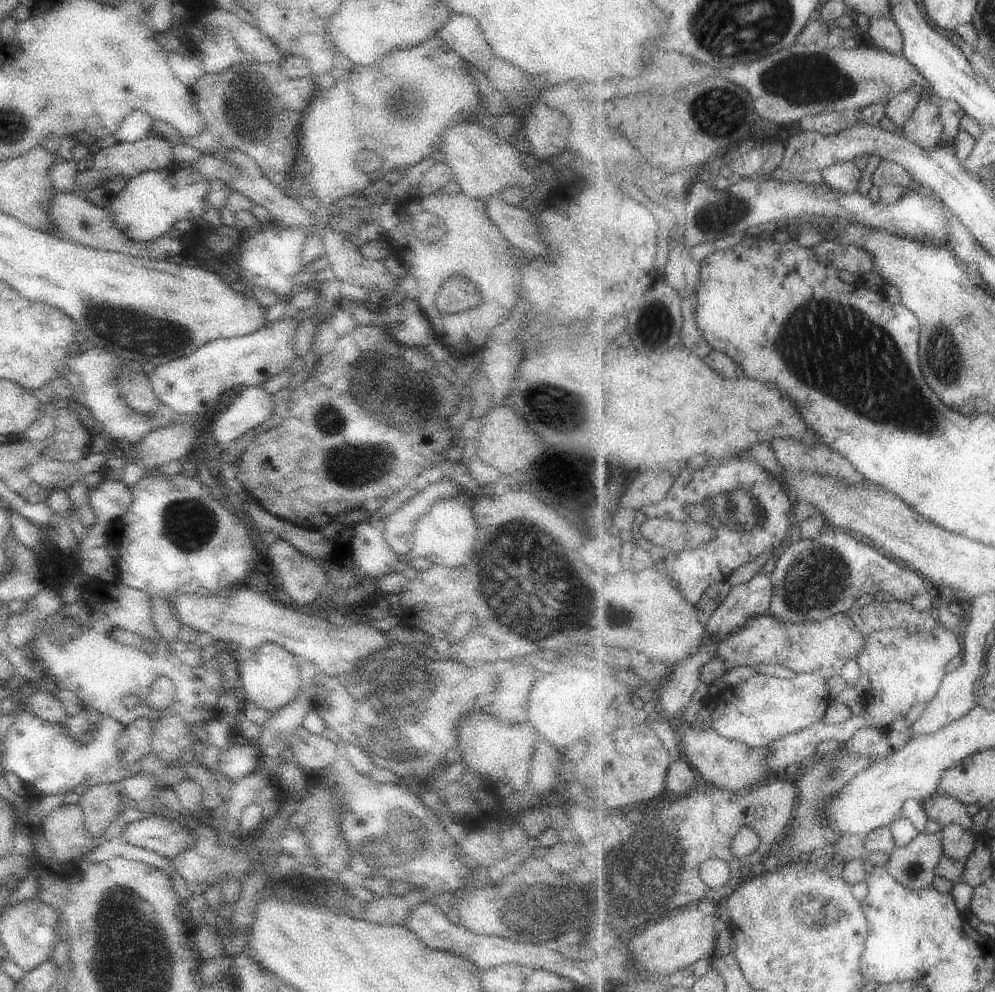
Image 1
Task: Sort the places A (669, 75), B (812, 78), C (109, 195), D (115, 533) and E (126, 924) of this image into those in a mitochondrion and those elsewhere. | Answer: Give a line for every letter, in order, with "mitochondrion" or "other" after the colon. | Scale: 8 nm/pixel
A: other
B: mitochondrion
C: other
D: other
E: mitochondrion

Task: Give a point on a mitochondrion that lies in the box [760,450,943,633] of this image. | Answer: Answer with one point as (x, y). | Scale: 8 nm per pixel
(811, 585)

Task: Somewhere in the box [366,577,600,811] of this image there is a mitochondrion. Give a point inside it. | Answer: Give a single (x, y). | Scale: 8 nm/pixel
(391, 681)

